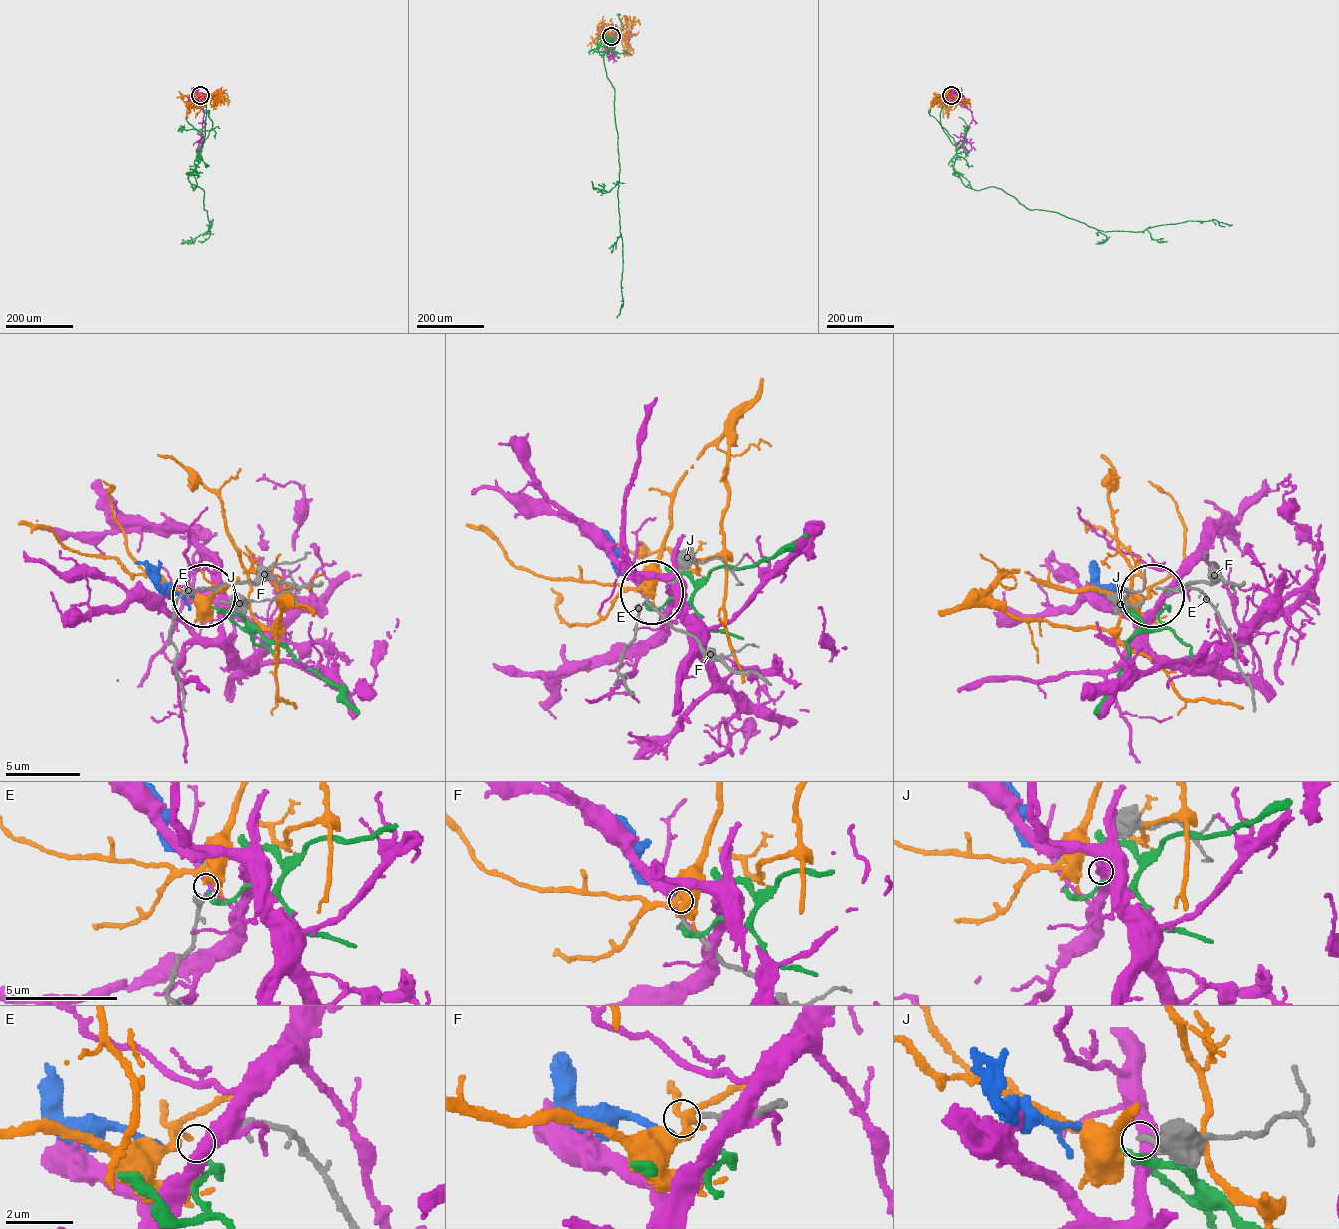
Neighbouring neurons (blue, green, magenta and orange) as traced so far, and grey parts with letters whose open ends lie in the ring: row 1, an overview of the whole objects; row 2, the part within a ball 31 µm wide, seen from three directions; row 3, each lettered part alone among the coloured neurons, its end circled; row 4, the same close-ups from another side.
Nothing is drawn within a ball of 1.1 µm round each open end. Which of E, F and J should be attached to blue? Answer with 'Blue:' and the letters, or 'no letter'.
Blue: F

